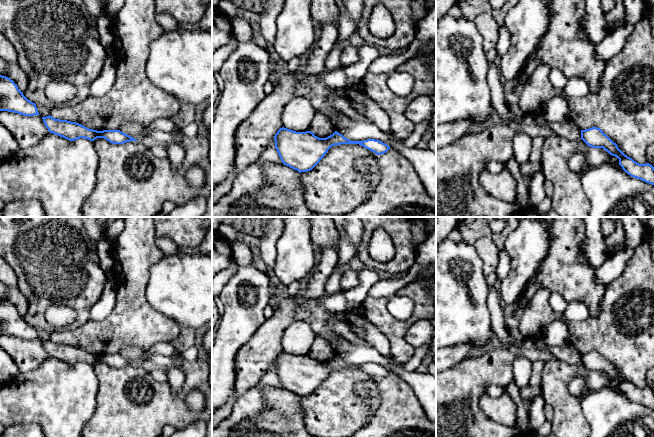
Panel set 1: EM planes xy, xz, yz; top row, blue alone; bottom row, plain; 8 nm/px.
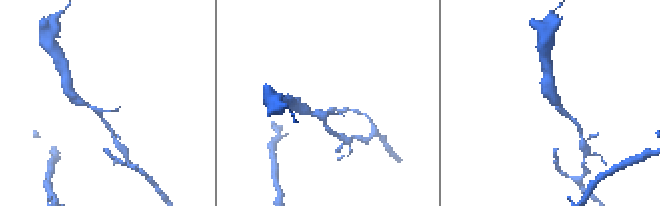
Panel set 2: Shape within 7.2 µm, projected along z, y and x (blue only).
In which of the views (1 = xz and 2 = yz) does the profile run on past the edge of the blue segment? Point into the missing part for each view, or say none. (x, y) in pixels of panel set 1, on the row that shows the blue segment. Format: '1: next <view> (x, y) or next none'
1: next none
2: next none

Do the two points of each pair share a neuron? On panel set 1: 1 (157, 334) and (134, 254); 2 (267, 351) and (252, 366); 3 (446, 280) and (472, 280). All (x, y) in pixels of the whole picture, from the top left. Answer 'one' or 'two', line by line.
1: one
2: one
3: one

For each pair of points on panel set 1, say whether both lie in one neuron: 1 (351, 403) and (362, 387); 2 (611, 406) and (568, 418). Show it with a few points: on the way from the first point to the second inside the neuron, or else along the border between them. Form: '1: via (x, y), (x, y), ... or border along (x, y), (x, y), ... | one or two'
1: border along (359, 381), (355, 393), (370, 406), (371, 413) | two
2: border along (571, 394), (581, 398), (581, 410), (590, 426) | two

